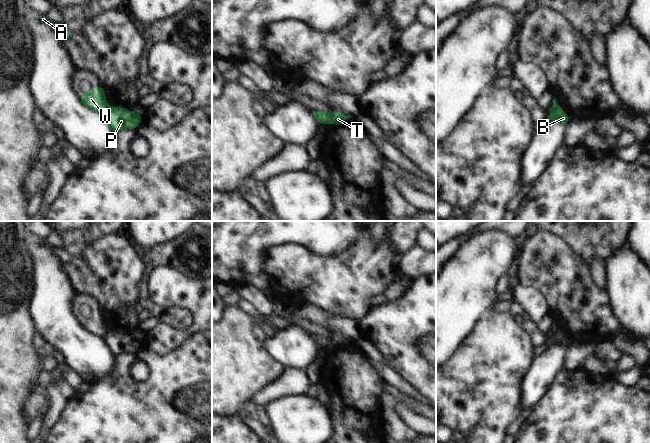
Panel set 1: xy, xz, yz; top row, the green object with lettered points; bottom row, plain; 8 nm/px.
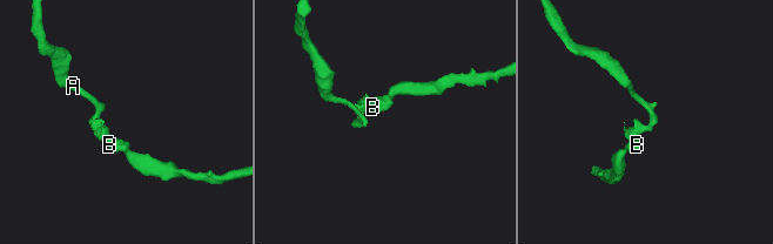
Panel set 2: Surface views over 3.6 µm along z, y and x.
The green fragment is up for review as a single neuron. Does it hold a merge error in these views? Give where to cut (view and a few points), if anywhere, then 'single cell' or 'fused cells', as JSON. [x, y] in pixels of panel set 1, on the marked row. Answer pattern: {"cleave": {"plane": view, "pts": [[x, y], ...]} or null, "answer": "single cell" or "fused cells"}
{"cleave": {"plane": "xz", "pts": [[330, 113], [330, 119], [327, 123]]}, "answer": "fused cells"}

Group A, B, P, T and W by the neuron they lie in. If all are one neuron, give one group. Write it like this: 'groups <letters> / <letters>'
groups A W / B P T

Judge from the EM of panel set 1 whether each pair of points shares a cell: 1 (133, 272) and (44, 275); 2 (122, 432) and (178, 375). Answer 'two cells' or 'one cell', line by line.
1: two cells
2: one cell

